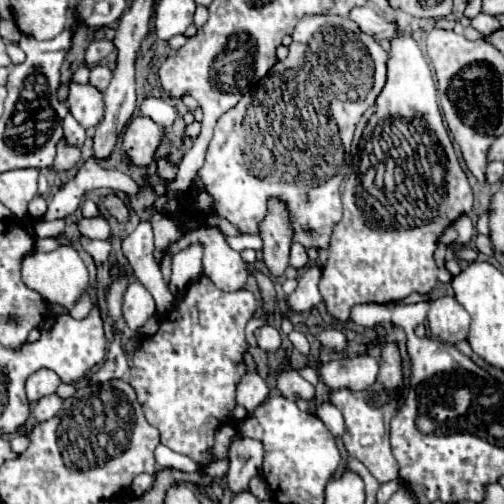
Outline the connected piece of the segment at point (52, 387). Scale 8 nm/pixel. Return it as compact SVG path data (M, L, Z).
M37 370L35 374L31 374L27 378L27 398L31 404L35 404L39 398L49 396L57 390L57 386L61 384L61 378L53 372L53 370Z

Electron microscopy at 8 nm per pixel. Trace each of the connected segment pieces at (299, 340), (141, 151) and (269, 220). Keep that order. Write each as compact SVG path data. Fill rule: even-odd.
M289 332L287 338L291 340L291 344L293 344L301 354L305 354L305 356L311 358L311 350L309 350L309 346L307 346L307 338L305 338L301 332Z
M133 116L123 132L123 150L131 164L149 166L157 160L163 142L163 126L145 116Z
M267 200L269 212L259 224L263 240L263 262L273 276L281 276L289 266L289 250L293 244L293 224L287 206L281 200Z

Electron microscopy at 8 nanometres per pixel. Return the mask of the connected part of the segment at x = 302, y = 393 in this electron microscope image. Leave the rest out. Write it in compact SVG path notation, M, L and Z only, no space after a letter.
M287 370L287 372L281 372L277 376L277 390L289 398L289 400L297 400L297 398L303 398L303 400L309 400L313 398L315 394L315 388L297 372L297 370Z

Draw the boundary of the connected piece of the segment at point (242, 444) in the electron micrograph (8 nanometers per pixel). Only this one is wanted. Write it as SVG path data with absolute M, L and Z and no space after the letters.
M239 436L233 440L229 450L229 472L227 472L227 486L233 494L247 490L247 484L253 476L261 474L263 464L263 444L253 438Z

